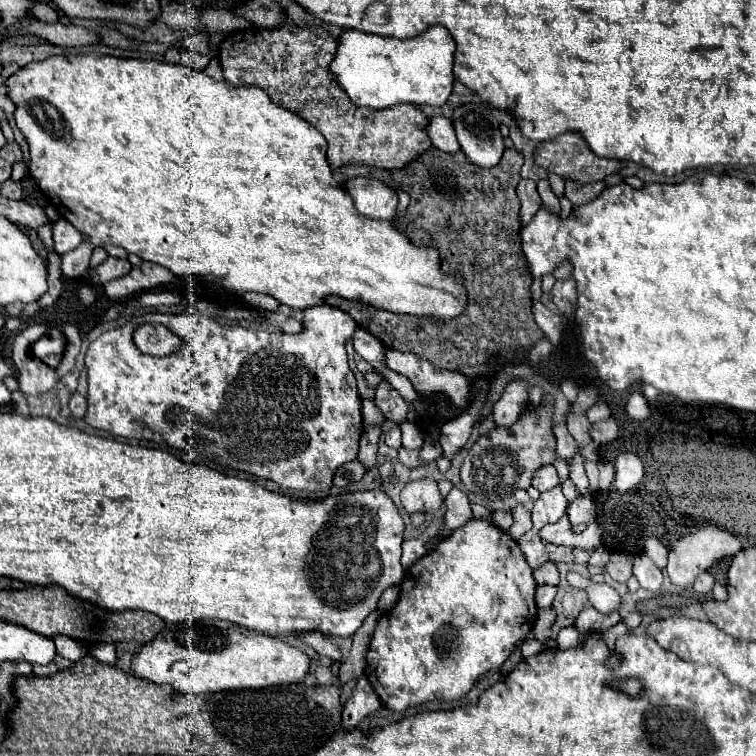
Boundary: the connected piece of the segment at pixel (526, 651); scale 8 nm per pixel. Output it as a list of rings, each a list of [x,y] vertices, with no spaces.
[[[524,640],[522,646],[520,646],[520,652],[522,652],[524,658],[528,658],[528,656],[536,656],[542,648],[544,648],[544,646],[542,646],[538,640]]]

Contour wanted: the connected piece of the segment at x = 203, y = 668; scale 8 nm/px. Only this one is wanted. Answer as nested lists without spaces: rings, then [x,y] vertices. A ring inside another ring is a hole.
[[[204,618],[166,626],[164,634],[144,646],[132,660],[132,670],[154,684],[170,684],[176,692],[210,694],[300,684],[310,670],[310,658],[280,638],[236,626],[234,622]]]

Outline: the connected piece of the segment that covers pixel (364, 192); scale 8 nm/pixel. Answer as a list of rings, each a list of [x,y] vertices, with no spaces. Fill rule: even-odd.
[[[352,178],[346,184],[346,192],[354,198],[360,214],[378,220],[394,220],[398,196],[384,182],[374,178]]]

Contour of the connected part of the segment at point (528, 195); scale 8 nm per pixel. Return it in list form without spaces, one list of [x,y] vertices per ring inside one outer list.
[[[522,180],[518,184],[518,198],[522,202],[522,208],[520,208],[520,222],[522,226],[528,224],[528,220],[540,210],[542,206],[542,200],[536,192],[536,184],[532,180]]]

